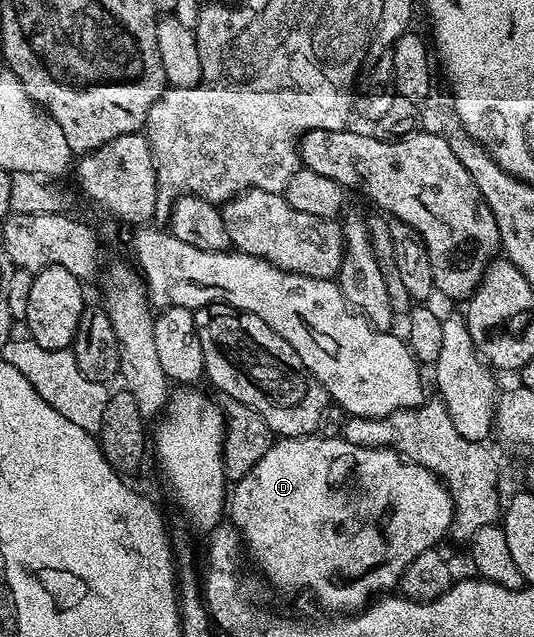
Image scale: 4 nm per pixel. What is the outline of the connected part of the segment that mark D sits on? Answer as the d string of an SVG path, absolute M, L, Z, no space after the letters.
M314 434L314 435L311 435L311 436L290 436L290 437L288 437L288 438L281 438L281 439L278 439L278 440L277 440L277 441L276 441L276 442L275 442L275 443L274 443L274 444L272 444L272 446L270 446L270 447L269 447L269 449L268 449L268 450L267 450L267 454L263 454L263 458L259 458L259 462L255 462L255 466L254 466L254 467L253 467L253 469L251 469L251 471L250 471L250 472L249 472L249 473L247 473L247 475L246 475L246 476L245 476L245 477L243 477L243 478L242 478L242 480L238 480L238 481L236 481L236 483L234 483L234 484L233 484L233 485L232 485L232 488L231 488L231 495L230 495L230 496L229 496L229 497L228 497L228 500L227 500L227 516L228 516L228 519L230 519L230 518L231 518L231 519L233 519L233 520L230 520L230 521L231 521L231 524L232 524L232 527L234 527L234 528L236 528L236 530L237 530L237 534L238 534L238 537L239 537L239 540L240 540L240 543L241 543L241 544L242 544L242 545L243 545L243 548L244 548L244 551L245 551L245 552L246 552L246 553L247 553L247 556L248 556L248 552L247 552L247 551L249 551L249 556L250 556L250 558L251 558L251 559L253 559L253 564L254 564L254 566L255 566L255 567L257 567L257 568L258 568L258 570L259 570L259 571L261 571L261 572L262 572L262 574L263 574L263 575L265 575L265 580L266 580L266 582L267 582L267 583L269 583L269 584L270 584L270 586L271 586L271 587L273 587L273 588L274 588L274 590L275 590L275 591L277 591L277 592L310 592L310 594L311 594L311 595L313 595L313 596L314 596L314 598L315 598L315 599L317 599L317 600L318 600L318 602L319 602L319 603L321 603L321 604L322 604L322 606L323 606L323 607L325 607L325 608L326 608L326 610L327 610L327 611L329 611L329 612L326 612L326 613L329 613L329 614L352 614L352 613L354 613L354 612L360 612L360 611L361 611L361 609L362 609L362 608L364 608L364 607L365 607L365 605L366 605L366 604L368 604L368 603L370 603L370 601L372 601L372 600L373 600L373 599L374 599L374 596L375 596L375 594L389 594L389 593L392 593L392 592L393 592L393 591L394 591L394 589L396 589L396 588L397 588L397 587L398 587L398 585L400 585L400 583L401 583L401 575L402 575L402 574L403 574L403 570L407 570L407 566L408 566L408 565L409 565L409 563L410 563L410 562L411 562L411 558L419 558L419 554L423 554L423 550L427 550L427 549L428 549L428 548L437 548L437 547L438 547L438 545L440 545L440 543L439 543L439 542L440 542L440 540L441 540L441 539L443 539L443 538L444 538L444 536L446 536L446 537L448 537L448 536L449 536L449 535L450 535L450 532L451 532L451 529L452 529L452 526L453 526L453 499L452 499L452 498L451 498L451 494L450 494L450 493L449 493L449 490L448 490L448 488L446 488L446 486L445 486L445 481L444 481L444 480L442 480L442 479L441 479L441 477L439 477L439 476L437 476L437 475L436 475L436 474L434 474L434 473L433 473L433 472L432 472L432 470L431 470L431 469L429 469L429 468L424 468L424 467L423 467L423 466L419 466L419 465L418 465L418 464L410 464L410 463L409 463L409 461L408 461L408 460L406 460L406 459L405 459L405 457L404 457L404 456L400 456L400 455L399 455L399 453L398 453L398 452L394 452L394 451L393 451L393 449L391 449L391 448L368 448L368 447L367 447L367 446L355 446L355 445L354 445L354 444L352 444L352 443L351 443L351 442L347 442L347 441L346 441L346 440L345 440L345 439L343 439L343 438L335 438L335 437L325 437L325 436L322 436L322 435L320 435L320 434Z

